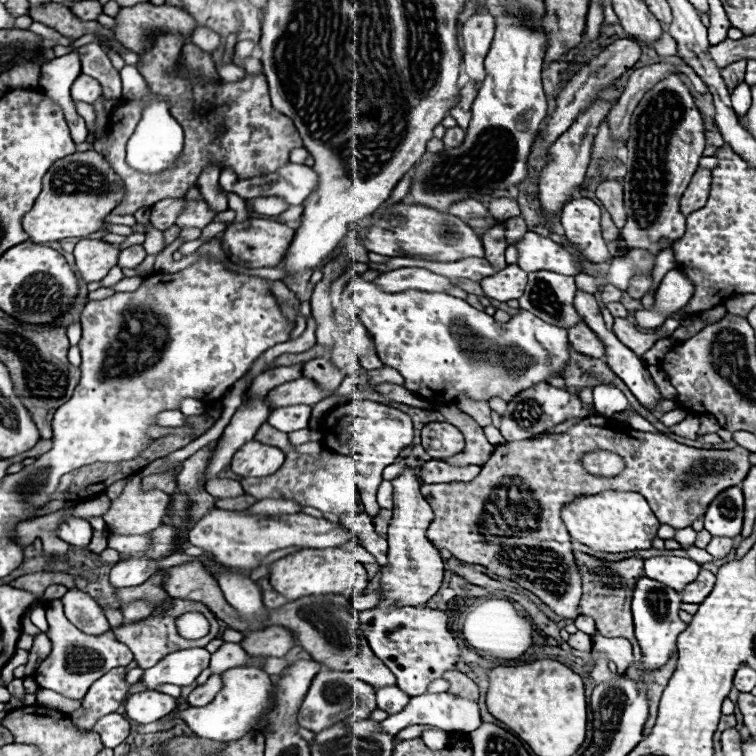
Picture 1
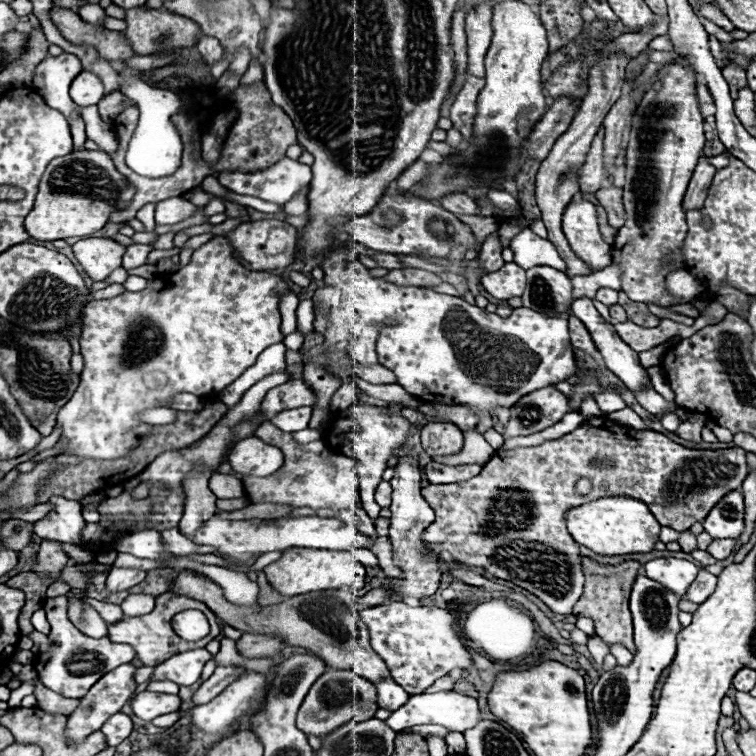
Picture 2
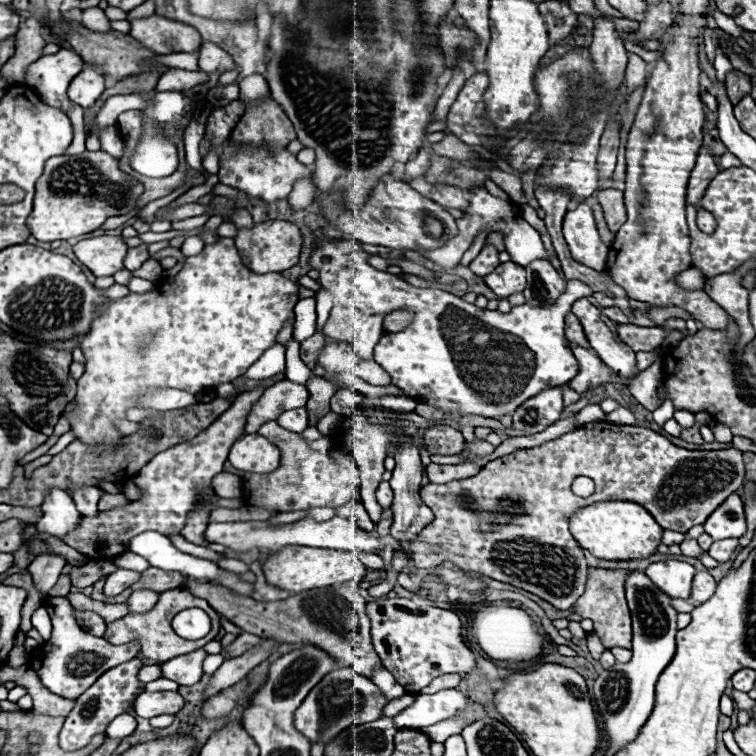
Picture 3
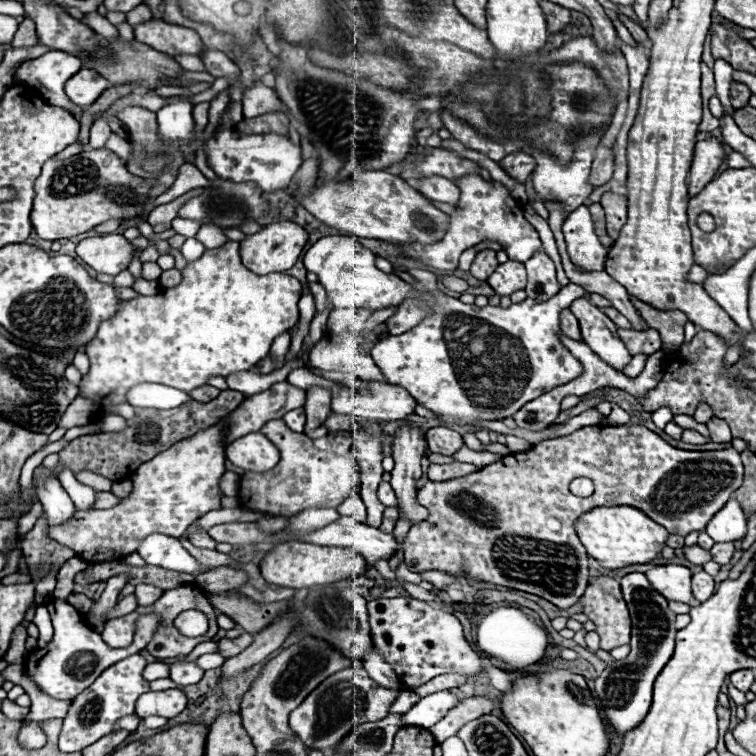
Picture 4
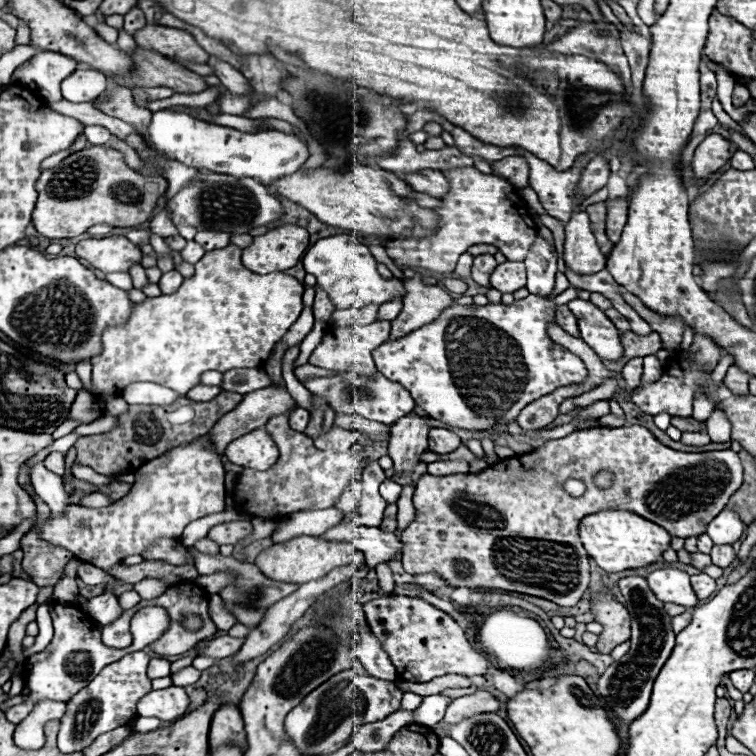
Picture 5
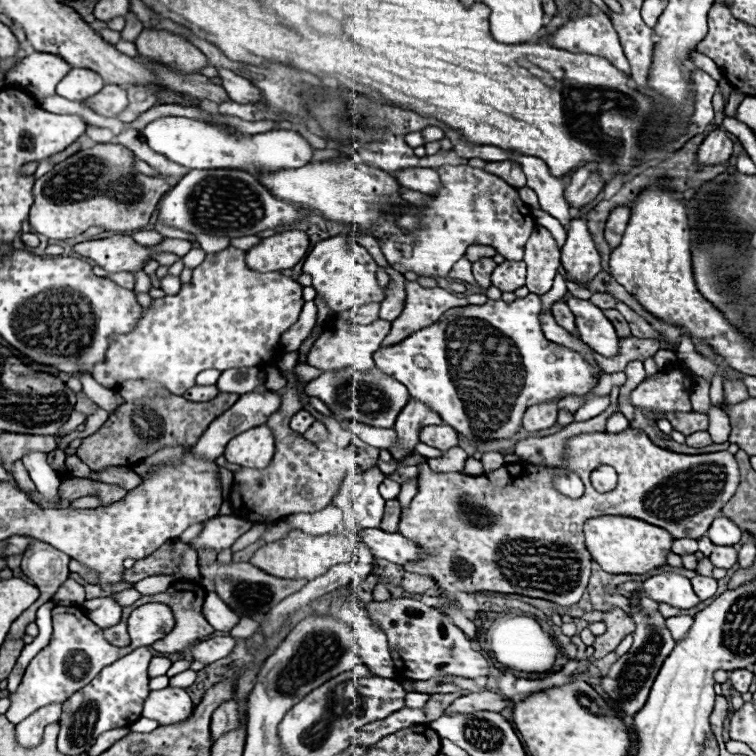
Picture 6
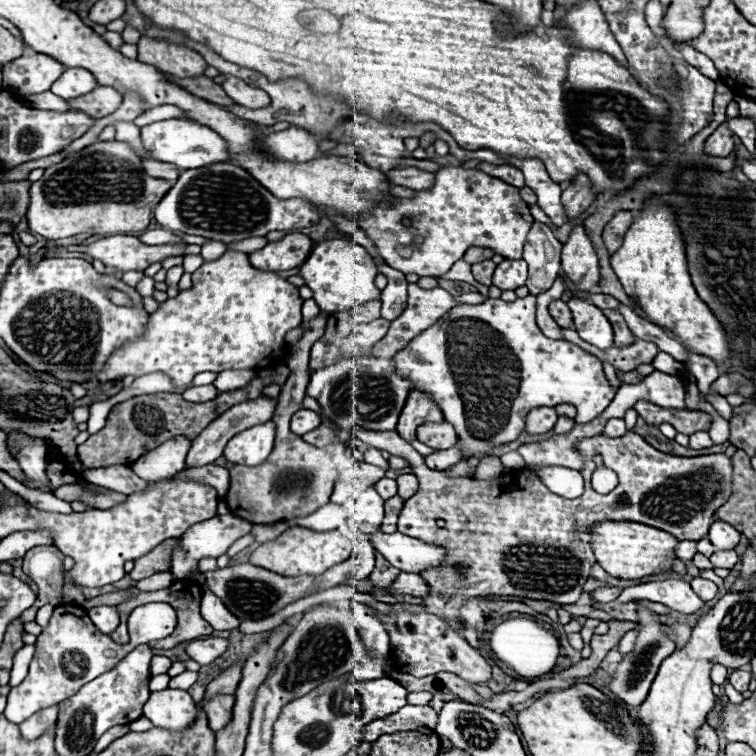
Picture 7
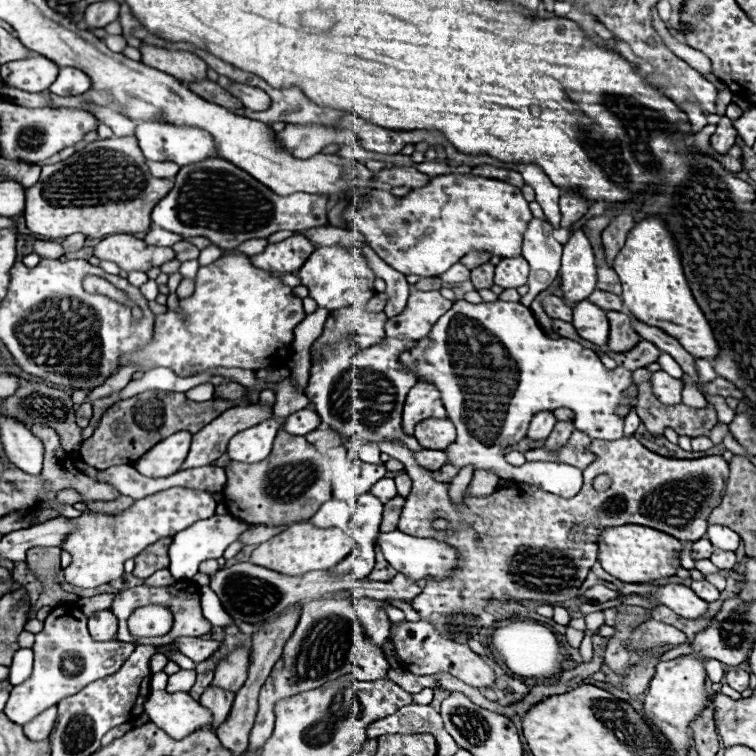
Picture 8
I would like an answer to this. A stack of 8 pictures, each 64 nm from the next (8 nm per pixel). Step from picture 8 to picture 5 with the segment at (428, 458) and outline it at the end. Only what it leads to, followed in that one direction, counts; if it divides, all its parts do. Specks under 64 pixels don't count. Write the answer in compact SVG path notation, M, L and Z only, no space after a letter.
M444 460L444 462L430 462L428 474L432 476L450 476L450 474L466 474L470 464L464 460Z

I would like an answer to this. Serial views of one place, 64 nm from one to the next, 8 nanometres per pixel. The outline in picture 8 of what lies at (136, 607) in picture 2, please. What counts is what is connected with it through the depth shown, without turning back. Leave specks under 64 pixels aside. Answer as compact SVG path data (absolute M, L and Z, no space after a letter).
M167 568L156 570L156 574L152 574L152 576L148 576L148 578L144 580L144 586L156 586L156 588L158 588L158 586L170 586L175 583L176 580Z

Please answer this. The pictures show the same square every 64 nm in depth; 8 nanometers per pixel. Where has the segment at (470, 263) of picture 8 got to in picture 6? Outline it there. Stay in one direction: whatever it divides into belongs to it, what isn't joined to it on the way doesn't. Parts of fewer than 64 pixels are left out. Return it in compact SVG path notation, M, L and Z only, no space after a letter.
M472 245L468 248L468 252L466 252L466 258L468 258L470 262L476 262L476 260L480 260L480 258L492 258L494 254L497 254L494 248L488 248L488 246L482 245Z

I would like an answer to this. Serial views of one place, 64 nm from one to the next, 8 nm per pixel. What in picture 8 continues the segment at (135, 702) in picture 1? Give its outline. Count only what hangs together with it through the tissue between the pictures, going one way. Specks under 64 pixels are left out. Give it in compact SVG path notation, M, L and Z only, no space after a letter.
M150 692L144 712L150 722L172 738L184 738L198 728L212 728L212 714L186 692Z

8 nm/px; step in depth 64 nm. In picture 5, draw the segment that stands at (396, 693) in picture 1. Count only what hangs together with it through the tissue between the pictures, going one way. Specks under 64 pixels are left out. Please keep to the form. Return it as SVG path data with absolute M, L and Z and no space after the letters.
M364 630L360 634L360 638L362 638L362 642L356 648L356 656L358 656L360 664L366 668L366 672L372 674L372 678L380 678L380 680L386 680L386 682L396 682L398 680L396 668L392 666L388 654L382 650L376 636L370 630Z

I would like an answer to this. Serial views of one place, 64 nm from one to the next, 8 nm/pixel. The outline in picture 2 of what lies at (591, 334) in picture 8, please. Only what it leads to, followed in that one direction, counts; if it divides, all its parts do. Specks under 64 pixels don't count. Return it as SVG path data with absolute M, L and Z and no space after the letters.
M576 298L572 302L572 314L580 318L588 332L592 334L592 340L596 342L604 364L608 370L612 370L634 394L642 392L648 384L648 374L646 368L640 366L638 354L626 346L616 332L604 322L604 318L598 314L598 310L592 304L592 298Z

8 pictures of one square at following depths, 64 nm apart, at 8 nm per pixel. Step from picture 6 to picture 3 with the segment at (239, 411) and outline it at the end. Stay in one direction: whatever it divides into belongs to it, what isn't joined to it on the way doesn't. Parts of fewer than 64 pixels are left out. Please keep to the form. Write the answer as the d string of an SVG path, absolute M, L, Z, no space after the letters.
M282 380L274 386L266 388L262 398L252 406L252 412L248 414L244 434L254 434L264 422L276 420L284 410L302 408L308 402L308 390L306 386L296 386L294 382Z

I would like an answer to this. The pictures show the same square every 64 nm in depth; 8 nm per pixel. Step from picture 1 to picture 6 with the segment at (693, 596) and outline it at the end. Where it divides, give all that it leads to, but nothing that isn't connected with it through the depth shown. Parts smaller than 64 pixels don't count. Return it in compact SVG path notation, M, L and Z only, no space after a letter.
M698 574L698 576L692 578L692 588L694 588L694 592L698 594L700 600L708 600L716 594L716 580Z

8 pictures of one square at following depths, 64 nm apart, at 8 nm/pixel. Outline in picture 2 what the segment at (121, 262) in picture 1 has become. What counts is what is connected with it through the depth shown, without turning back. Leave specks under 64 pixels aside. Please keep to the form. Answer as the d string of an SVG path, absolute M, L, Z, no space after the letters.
M134 244L134 246L128 246L124 256L122 256L122 268L130 270L130 268L138 268L138 266L144 266L146 262L146 248L142 244Z

